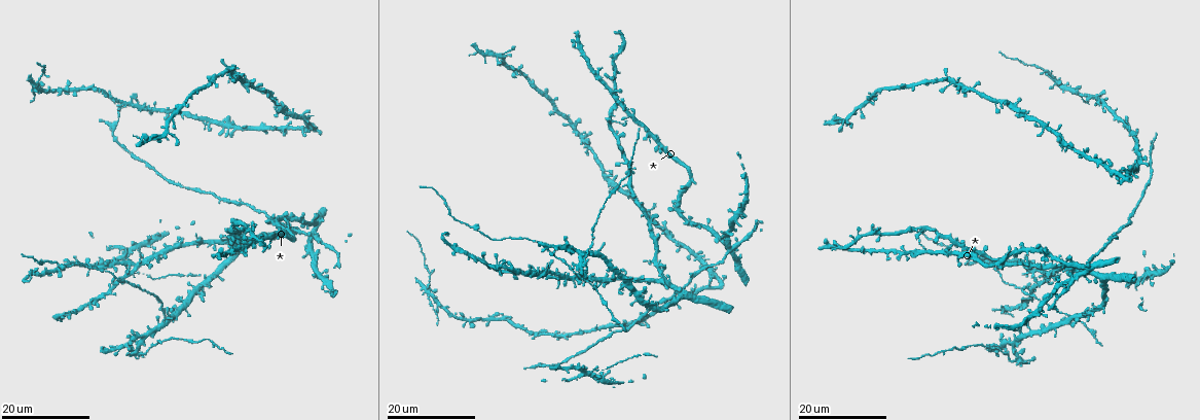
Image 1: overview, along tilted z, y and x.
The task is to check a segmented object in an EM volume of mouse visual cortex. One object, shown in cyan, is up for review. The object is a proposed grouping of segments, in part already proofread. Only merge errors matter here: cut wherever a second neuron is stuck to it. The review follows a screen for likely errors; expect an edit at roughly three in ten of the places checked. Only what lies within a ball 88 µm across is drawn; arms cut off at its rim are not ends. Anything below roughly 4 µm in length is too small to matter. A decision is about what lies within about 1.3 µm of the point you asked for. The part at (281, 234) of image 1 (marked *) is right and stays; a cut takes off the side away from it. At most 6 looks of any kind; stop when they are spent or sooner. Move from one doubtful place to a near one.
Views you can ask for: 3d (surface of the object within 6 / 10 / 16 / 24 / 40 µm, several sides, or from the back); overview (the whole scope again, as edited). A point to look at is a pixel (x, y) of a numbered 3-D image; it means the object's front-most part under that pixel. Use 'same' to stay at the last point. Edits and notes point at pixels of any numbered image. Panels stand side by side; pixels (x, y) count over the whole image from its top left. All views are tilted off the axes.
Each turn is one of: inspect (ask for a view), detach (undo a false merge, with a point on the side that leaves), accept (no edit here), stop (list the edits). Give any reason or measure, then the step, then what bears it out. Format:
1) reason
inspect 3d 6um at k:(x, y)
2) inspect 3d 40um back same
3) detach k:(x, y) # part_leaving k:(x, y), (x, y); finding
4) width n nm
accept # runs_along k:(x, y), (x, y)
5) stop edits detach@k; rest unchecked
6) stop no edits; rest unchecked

a fork
inspect 3d 16um at 1:(921, 226)

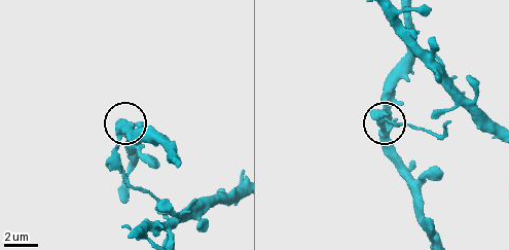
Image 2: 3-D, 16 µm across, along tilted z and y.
inspect 3d 10um at 2:(386, 127)

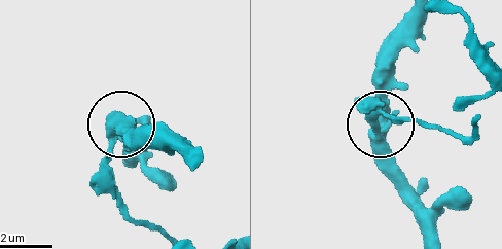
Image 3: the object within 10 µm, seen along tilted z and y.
arms 3
detach 3:(102, 171) # part_leaving 3:(379, 134), (382, 113), (455, 135), (472, 129); a second neuron is stuck on

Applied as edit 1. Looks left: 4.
three-way junction
inspect 3d 24um at 1:(128, 280)

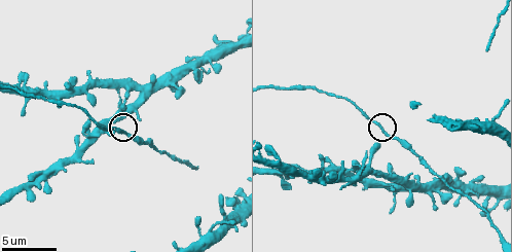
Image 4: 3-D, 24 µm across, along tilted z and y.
closer look
inspect 3d 6um at 4:(123, 131)

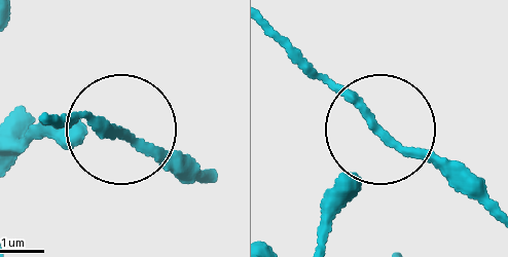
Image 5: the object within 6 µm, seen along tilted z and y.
accept # runs_along 5:(323, 240), (331, 205), (380, 132), (463, 191); continuous, no second neuron

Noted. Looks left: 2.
stop edits detach@3; rest unchecked

